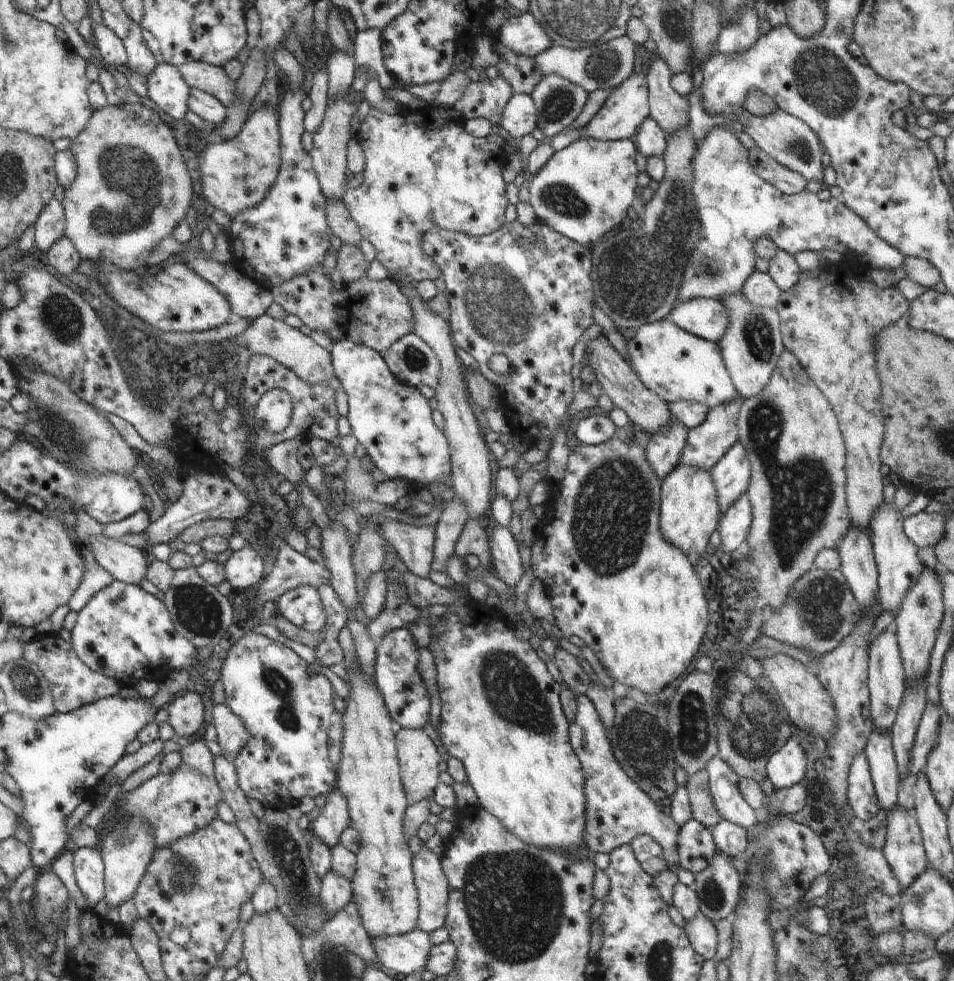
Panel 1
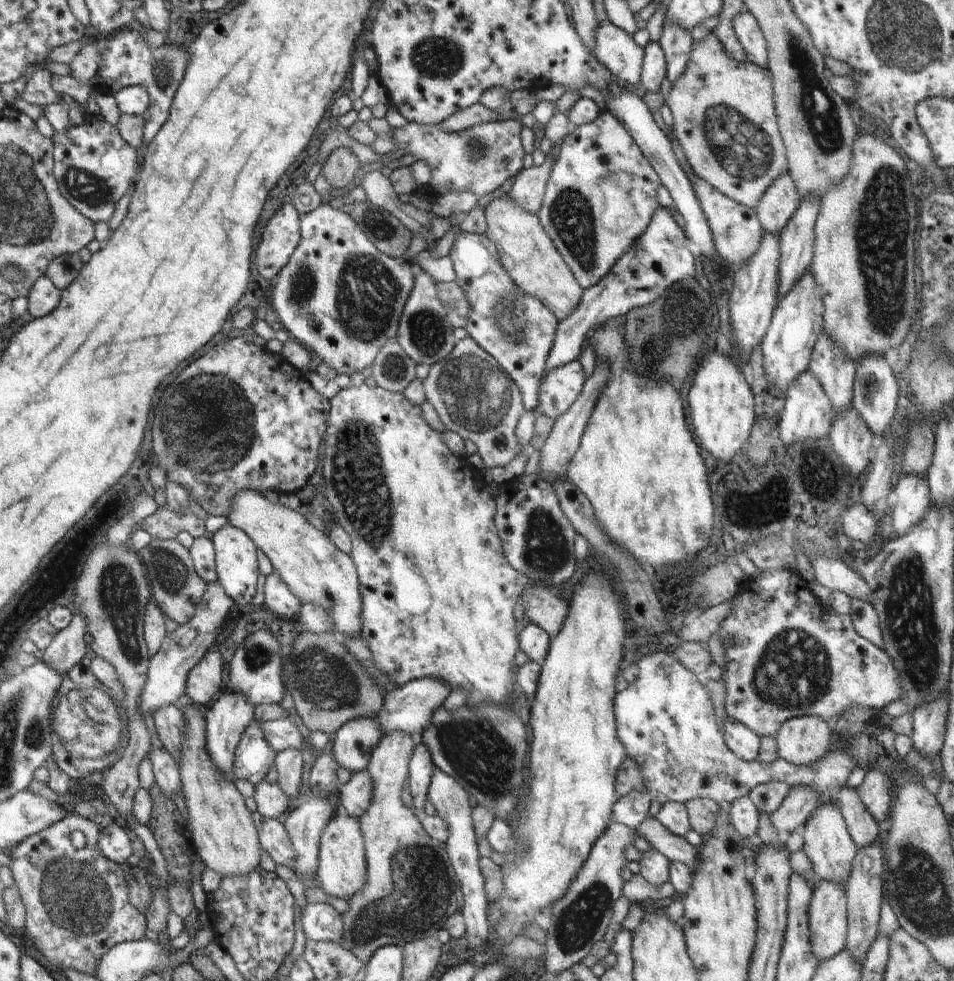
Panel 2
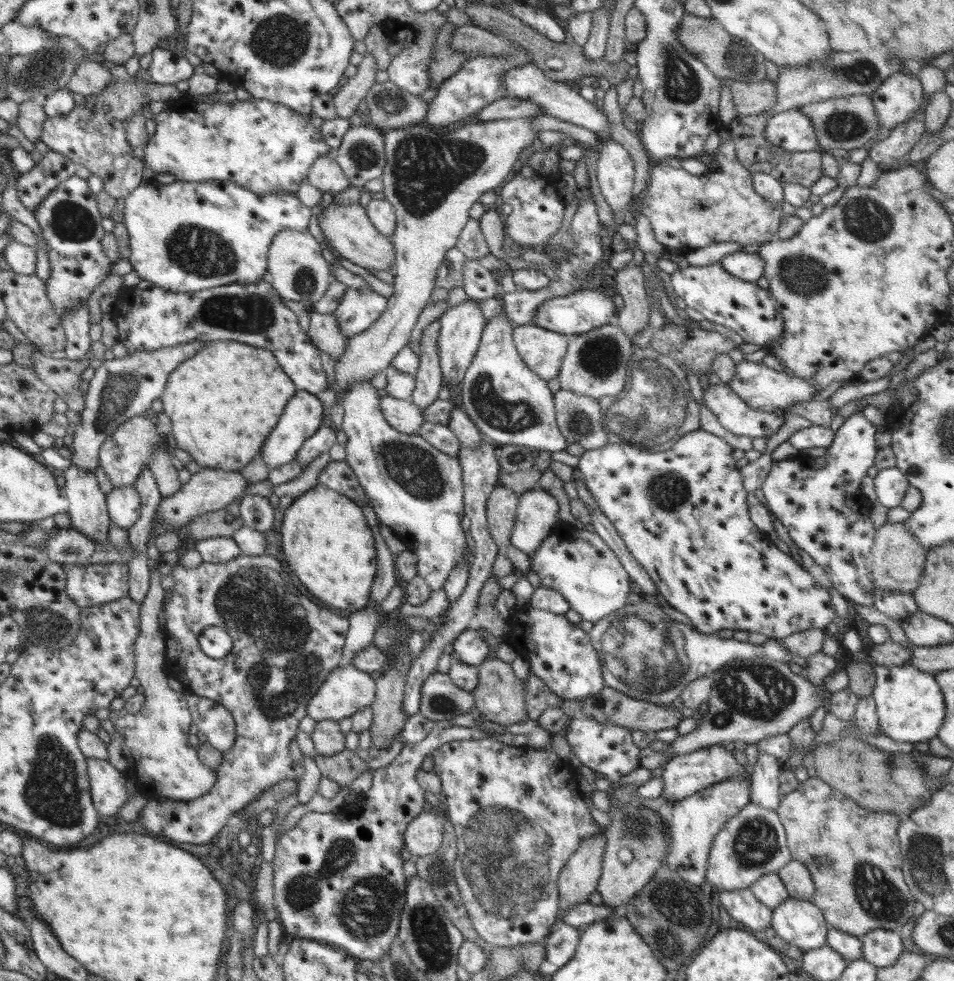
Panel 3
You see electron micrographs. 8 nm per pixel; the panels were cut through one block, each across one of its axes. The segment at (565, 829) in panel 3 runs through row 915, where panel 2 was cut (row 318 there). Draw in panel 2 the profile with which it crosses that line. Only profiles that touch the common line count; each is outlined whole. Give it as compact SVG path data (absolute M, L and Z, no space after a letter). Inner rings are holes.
M467 231L455 232L456 236L450 250L450 260L455 270L458 286L464 291L468 304L470 304L469 321L465 329L469 337L484 348L490 356L496 359L502 370L512 379L512 382L518 386L522 394L522 404L525 411L534 411L538 406L537 394L539 391L540 380L546 370L546 360L550 356L552 344L556 338L557 326L559 320L550 312L538 298L522 292L514 280L508 276L504 266L500 264L496 245L488 240L485 233L470 233Z

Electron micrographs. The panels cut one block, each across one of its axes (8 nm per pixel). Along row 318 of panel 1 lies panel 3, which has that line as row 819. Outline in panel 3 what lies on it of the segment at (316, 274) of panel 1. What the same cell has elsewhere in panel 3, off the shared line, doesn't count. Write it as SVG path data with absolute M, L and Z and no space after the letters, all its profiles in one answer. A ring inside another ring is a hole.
M435 726L424 740L416 744L405 743L401 752L387 766L371 771L371 788L359 800L344 804L336 812L308 812L298 824L275 842L272 861L273 903L278 911L277 919L285 938L301 938L325 943L345 951L357 961L378 962L397 938L399 920L406 899L404 861L400 850L404 847L404 835L408 823L423 812L425 790L418 784L416 773L426 760L442 744L452 740L482 740L489 734L476 728Z

